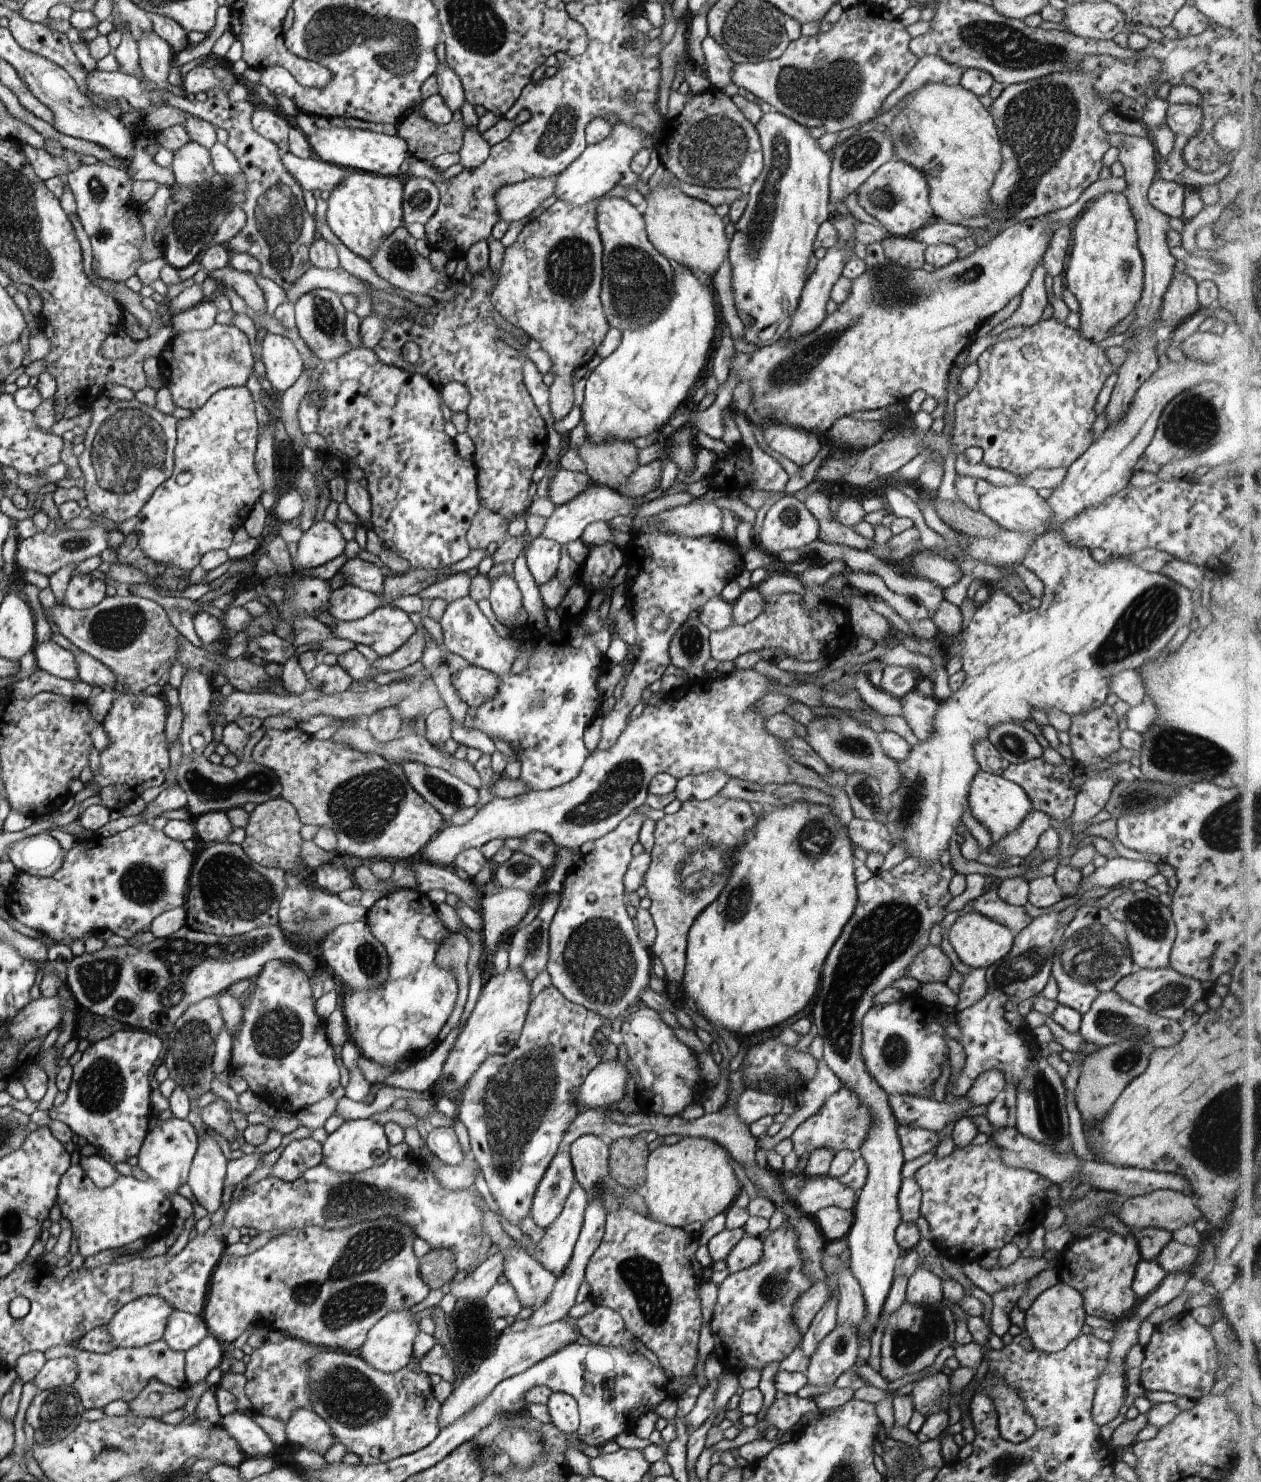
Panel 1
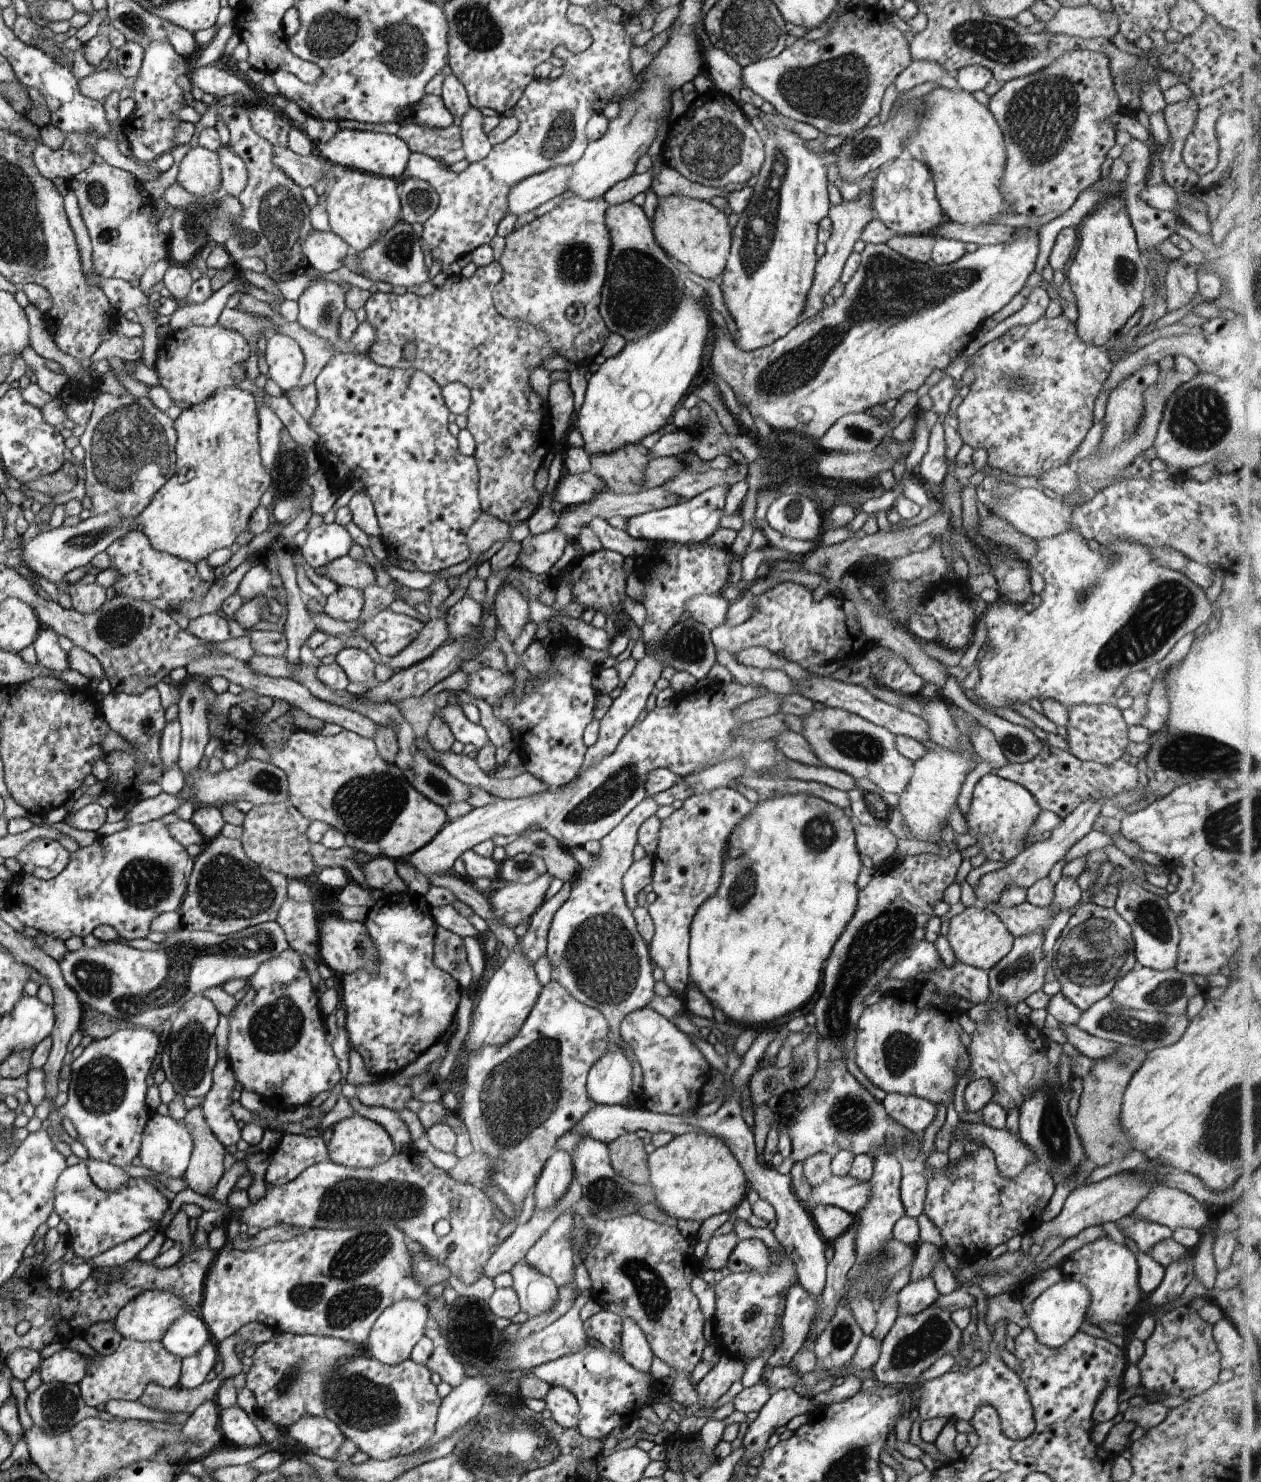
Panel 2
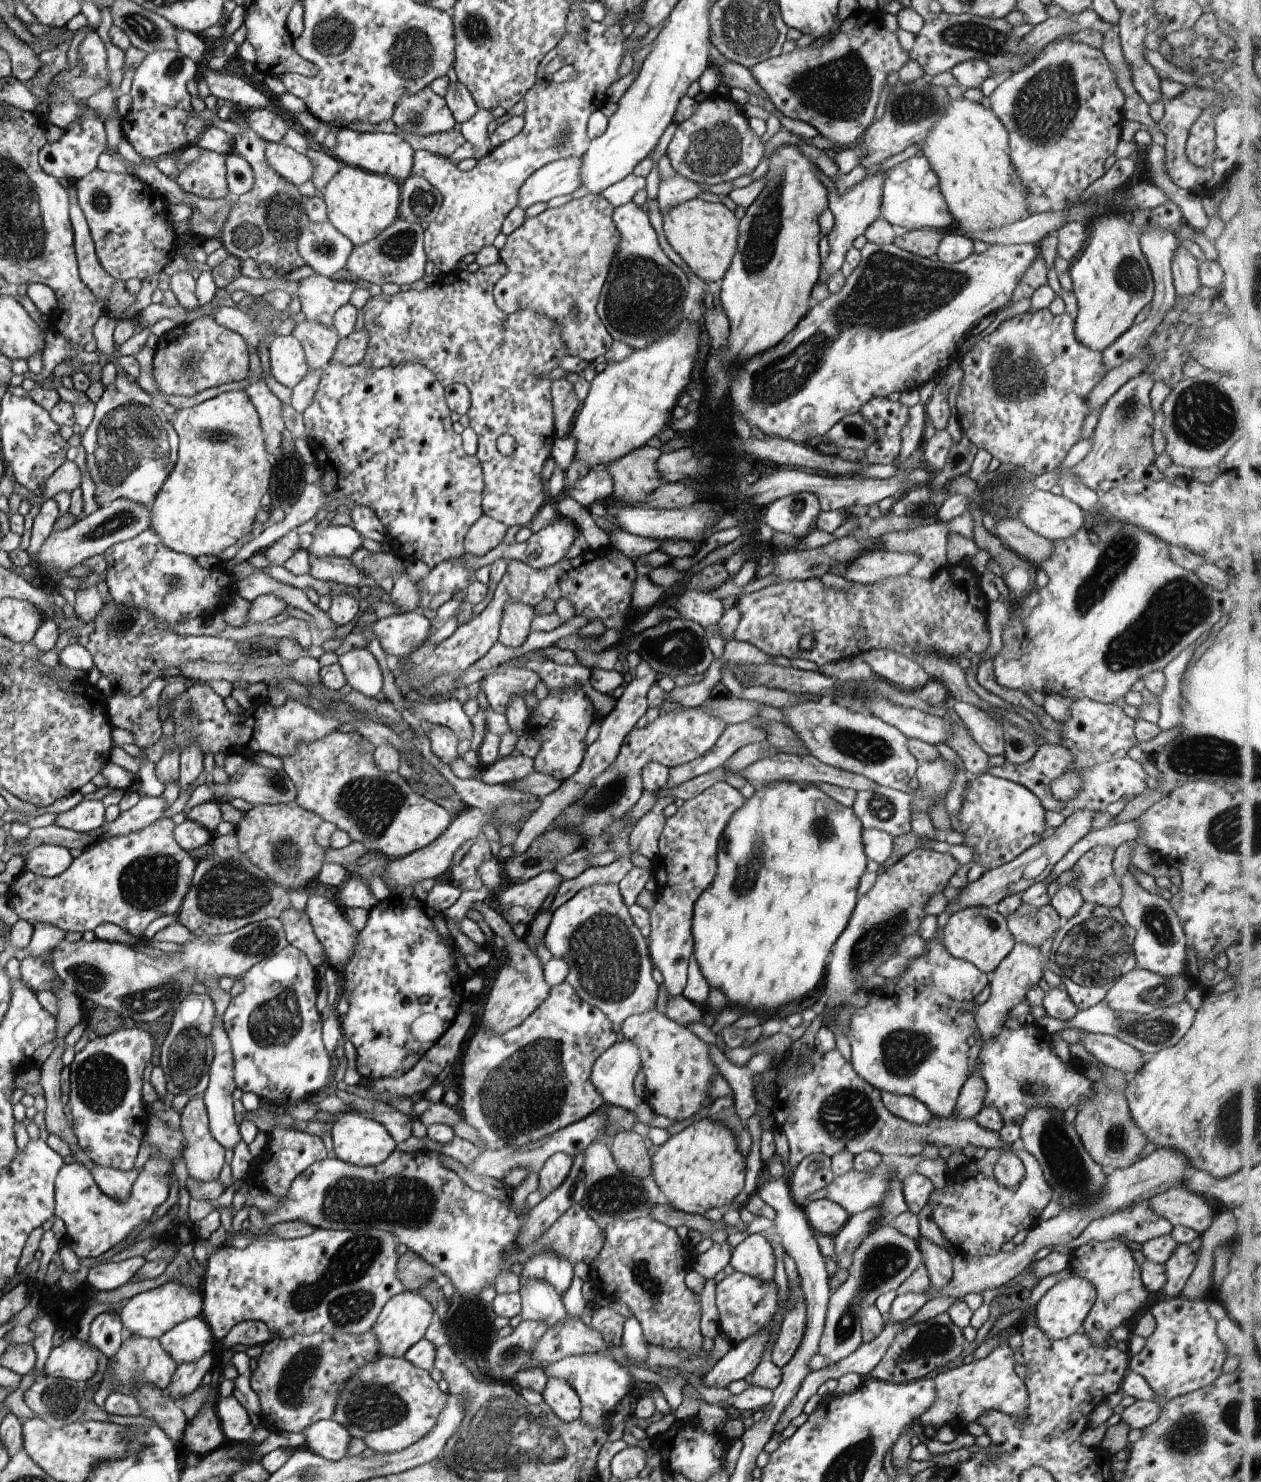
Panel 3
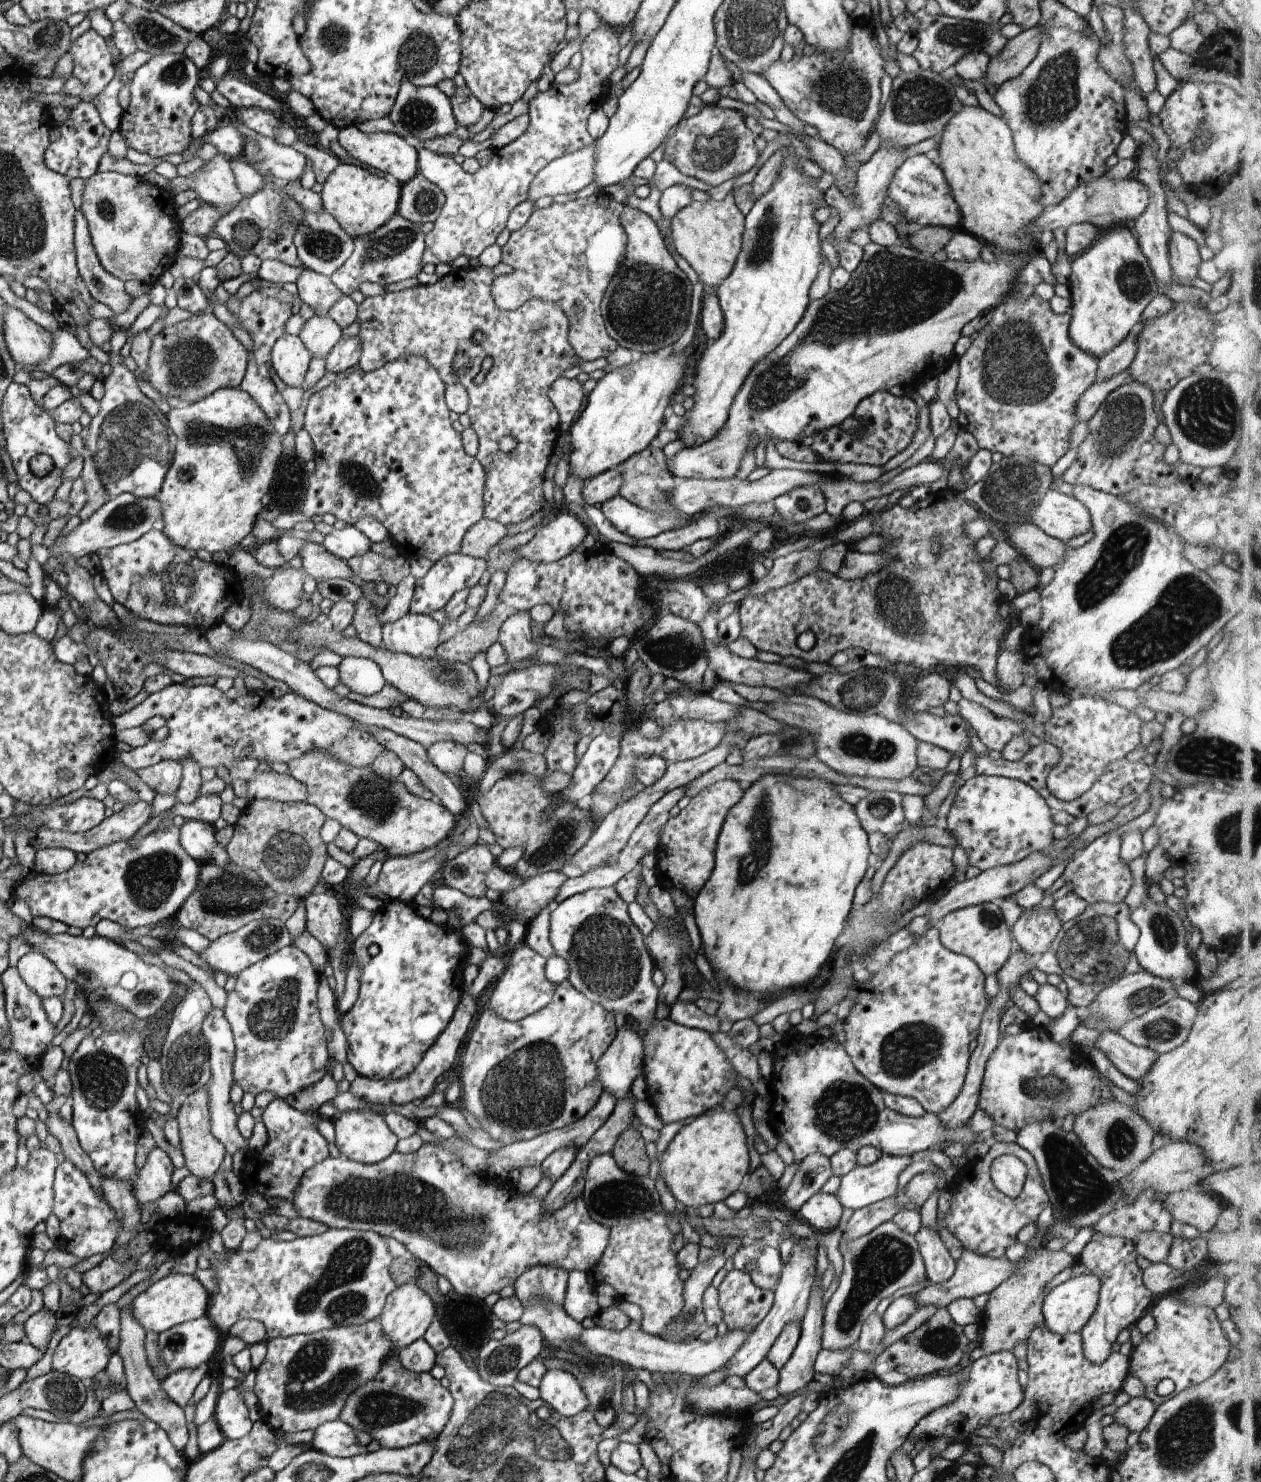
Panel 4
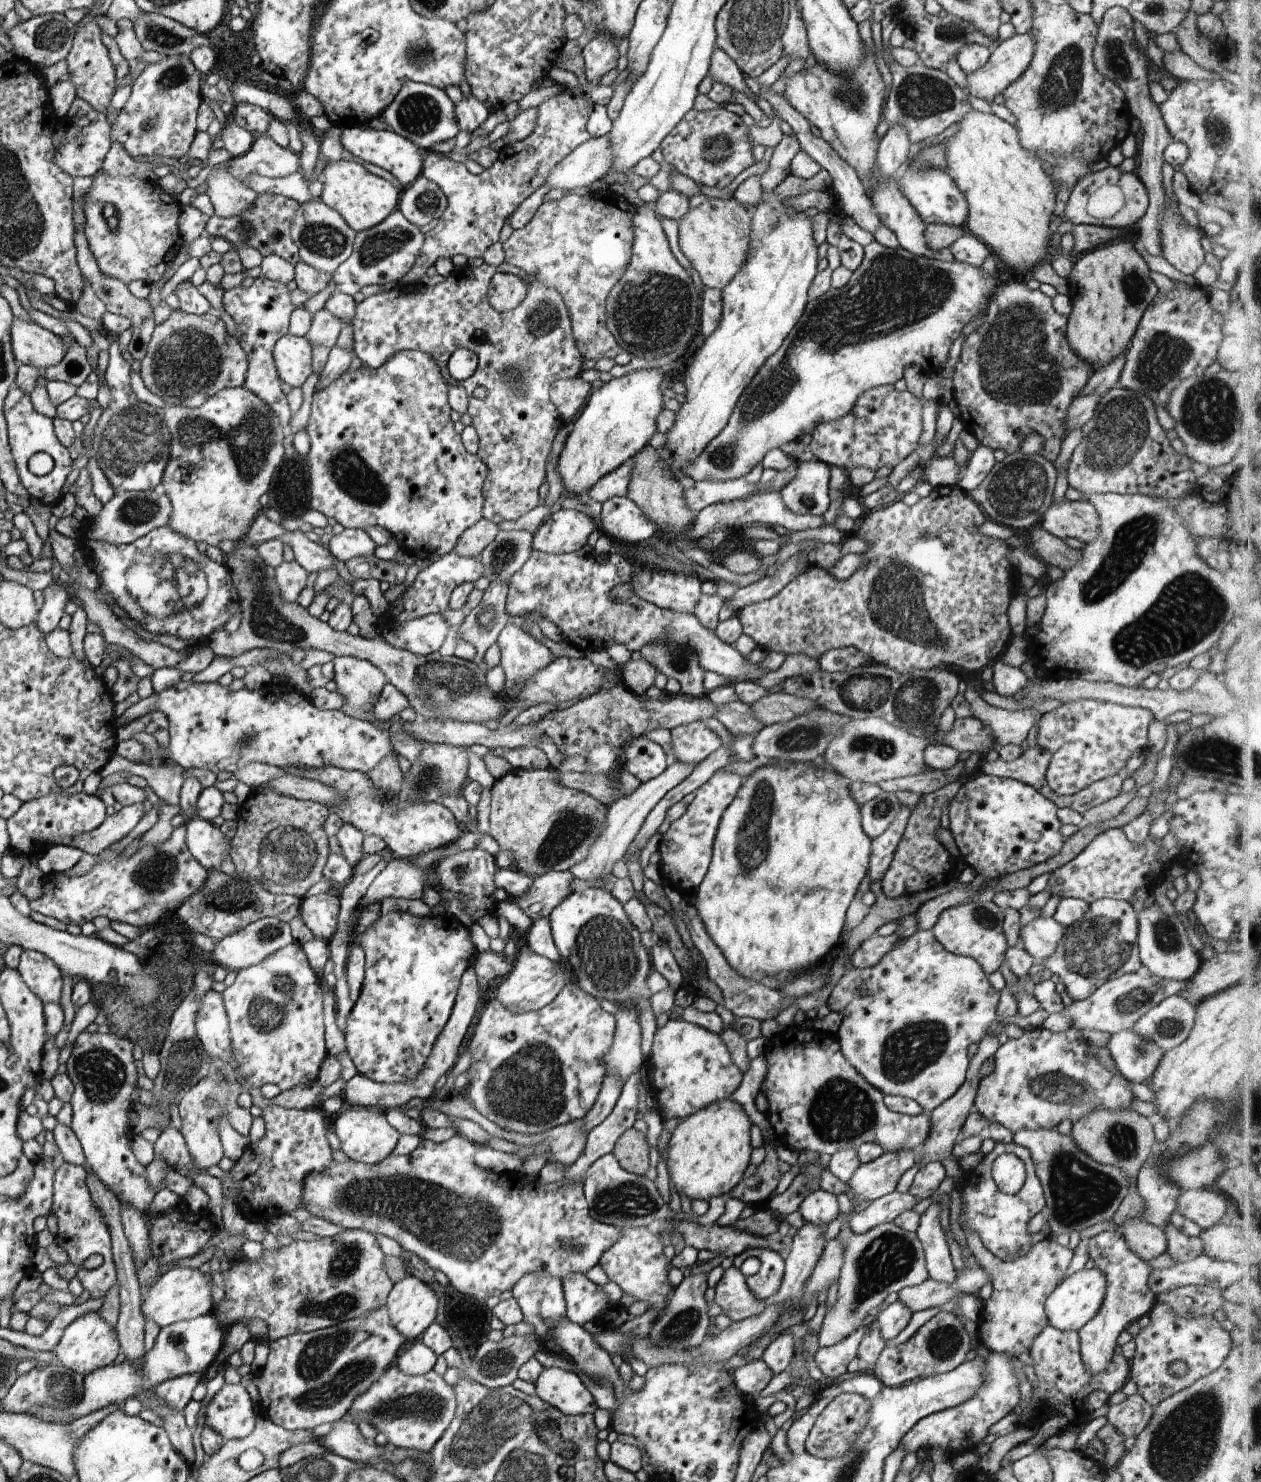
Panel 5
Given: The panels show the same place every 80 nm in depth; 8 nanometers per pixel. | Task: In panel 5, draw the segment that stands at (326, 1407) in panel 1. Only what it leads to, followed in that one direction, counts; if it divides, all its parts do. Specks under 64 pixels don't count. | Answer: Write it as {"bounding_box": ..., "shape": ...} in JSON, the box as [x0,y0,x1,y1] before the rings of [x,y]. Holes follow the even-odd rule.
{"bounding_box":[348,1363,456,1451],"shape":[[[395,1363],[387,1367],[387,1371],[367,1392],[356,1396],[352,1402],[348,1415],[353,1417],[354,1424],[361,1422],[369,1423],[374,1426],[380,1433],[384,1433],[388,1438],[388,1444],[392,1447],[405,1447],[408,1449],[417,1449],[422,1451],[432,1451],[434,1444],[440,1440],[449,1423],[454,1418],[456,1411],[456,1396],[450,1384],[444,1382],[443,1376],[436,1374],[434,1370],[422,1375],[408,1375]]]}

